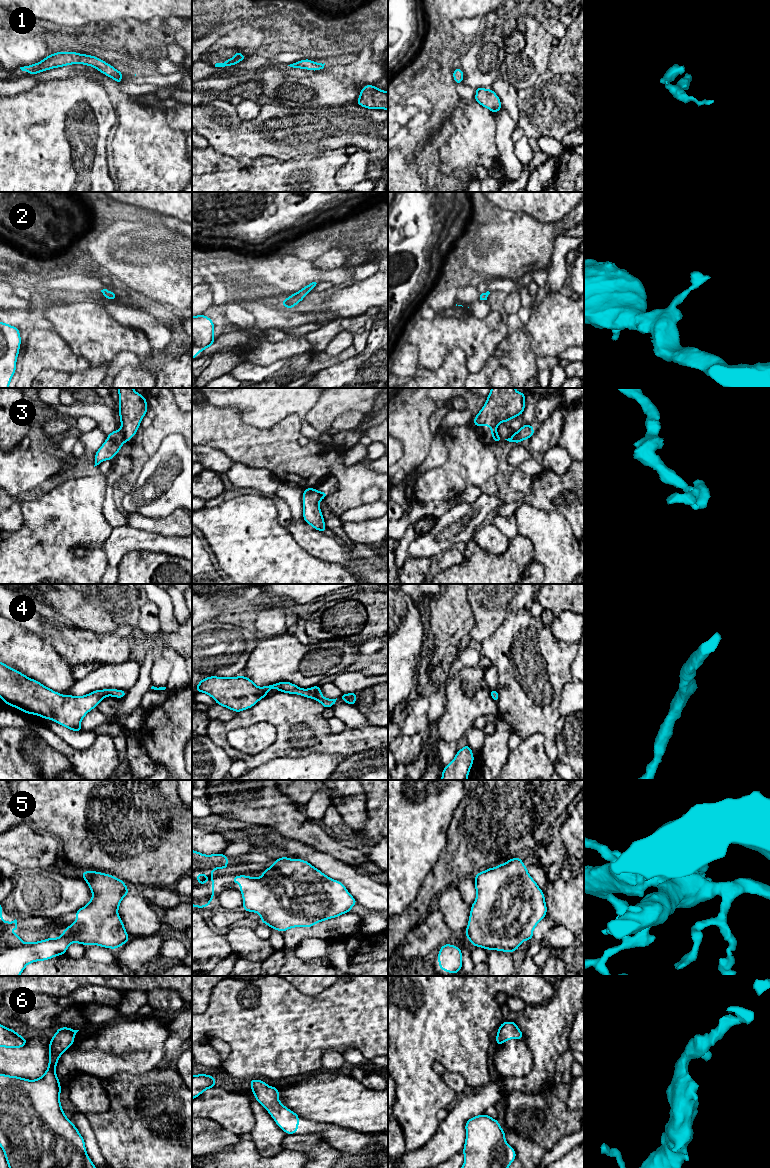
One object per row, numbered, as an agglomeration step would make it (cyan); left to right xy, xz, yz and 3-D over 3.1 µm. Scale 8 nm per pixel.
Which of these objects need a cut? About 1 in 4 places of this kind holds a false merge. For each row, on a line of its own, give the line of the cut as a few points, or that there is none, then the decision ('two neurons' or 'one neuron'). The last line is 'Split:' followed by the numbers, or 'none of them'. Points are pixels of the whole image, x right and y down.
1: no cut; one neuron
2: no cut; one neuron
3: cut in xy along (121, 430), (126, 439); two neurons
4: no cut; one neuron
5: no cut; one neuron
6: no cut; one neuron
Split: 3

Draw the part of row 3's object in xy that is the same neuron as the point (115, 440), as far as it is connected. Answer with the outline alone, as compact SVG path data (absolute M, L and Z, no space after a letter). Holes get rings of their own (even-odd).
M118 429L107 435L107 440L95 453L94 467L105 460L112 460L120 451L120 448L125 443L125 440L123 432Z

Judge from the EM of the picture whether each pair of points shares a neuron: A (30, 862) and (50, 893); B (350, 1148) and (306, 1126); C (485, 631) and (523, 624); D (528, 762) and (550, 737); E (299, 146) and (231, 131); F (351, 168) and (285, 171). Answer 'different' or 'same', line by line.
A: different
B: same
C: different
D: different
E: same
F: different

